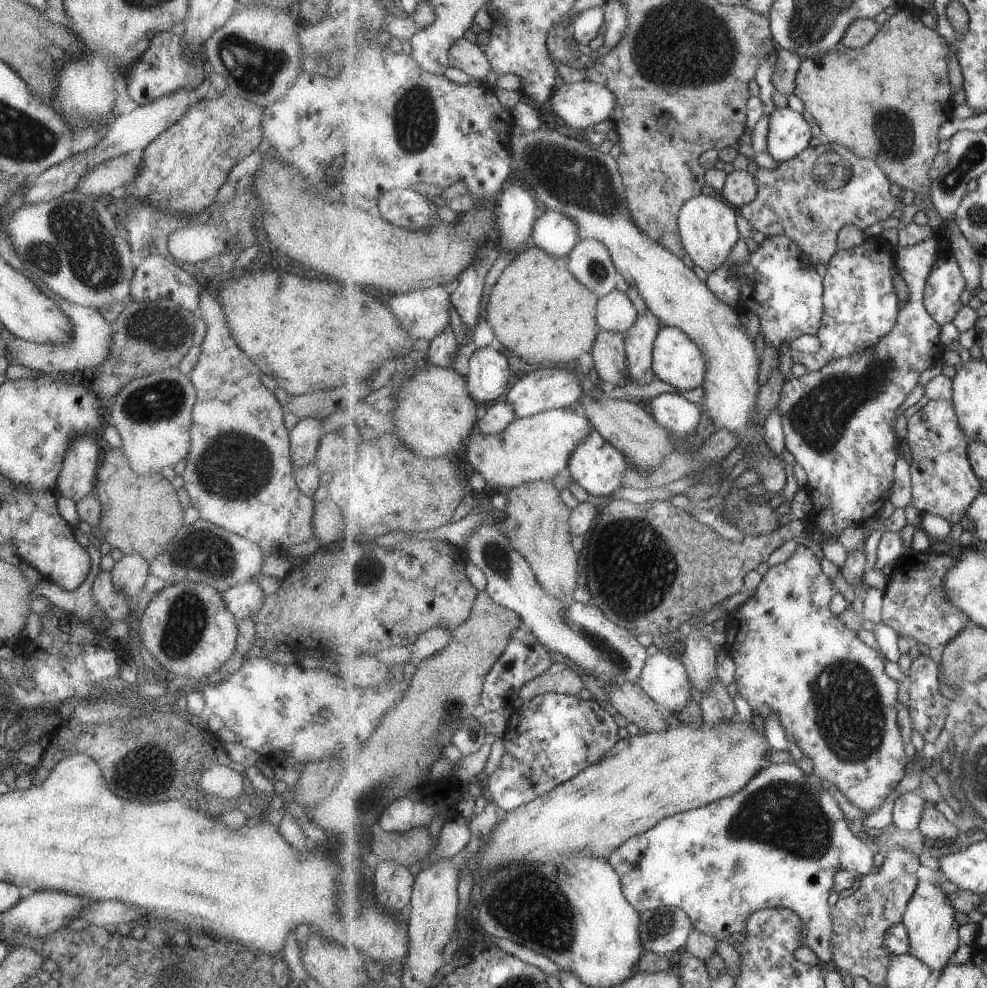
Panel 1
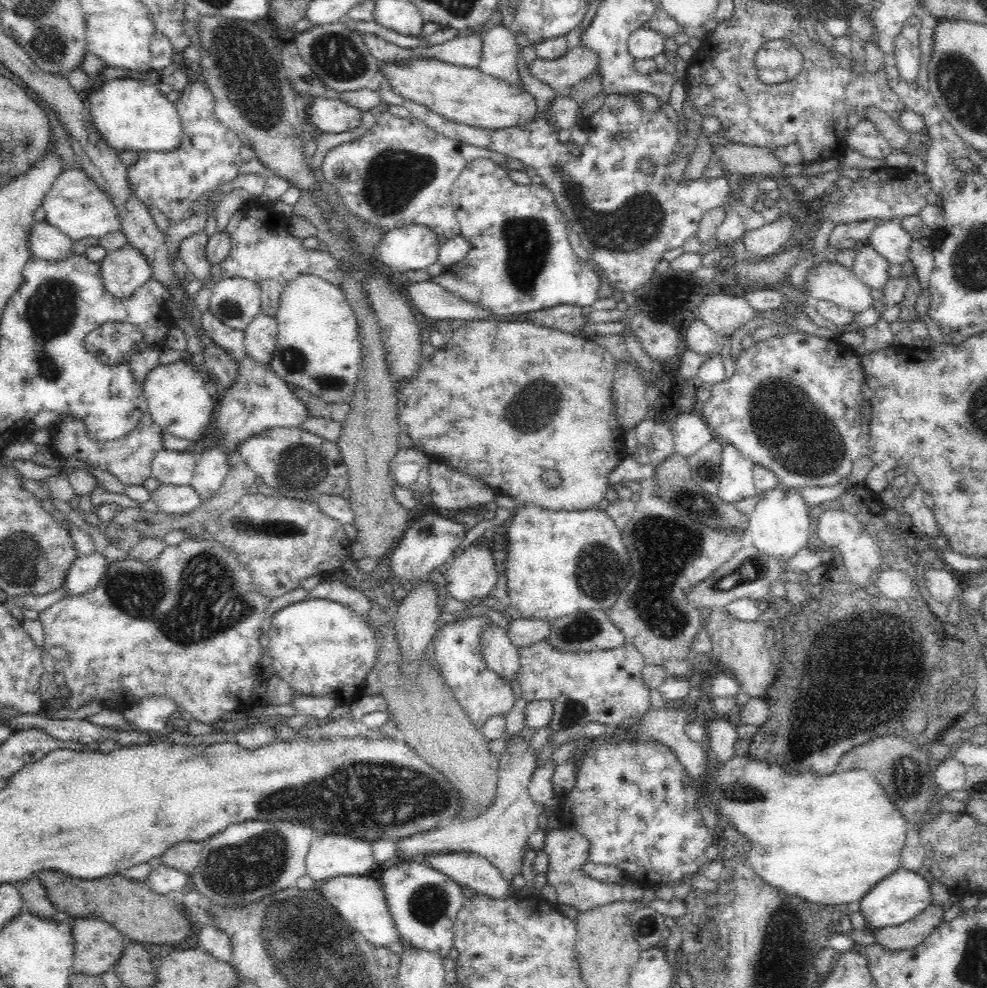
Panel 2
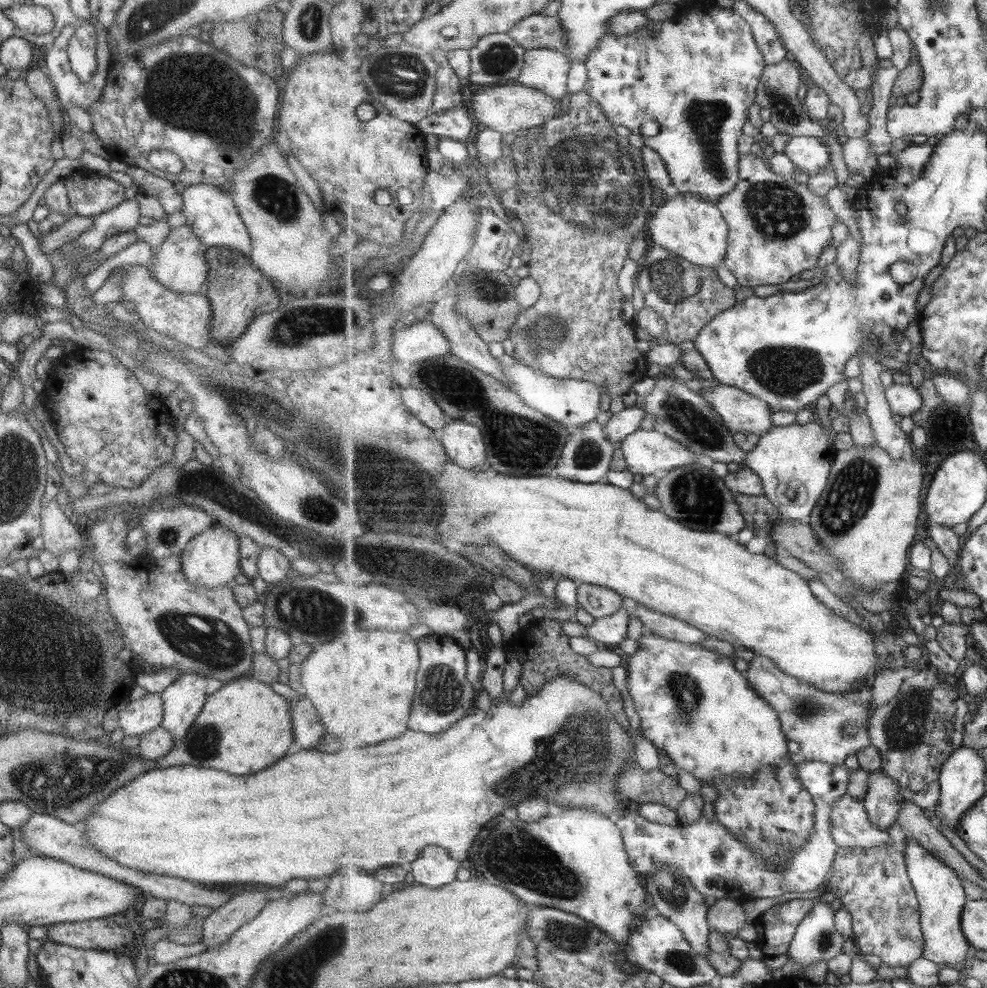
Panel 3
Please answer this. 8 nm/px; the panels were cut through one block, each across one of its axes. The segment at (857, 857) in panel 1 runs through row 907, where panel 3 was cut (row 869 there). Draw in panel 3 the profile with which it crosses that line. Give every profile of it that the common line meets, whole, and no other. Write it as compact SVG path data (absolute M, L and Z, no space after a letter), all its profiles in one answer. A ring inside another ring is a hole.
M804 761L798 766L800 770L800 778L804 782L806 789L813 795L815 802L817 803L817 816L816 827L814 827L814 833L810 835L808 843L802 845L800 849L796 849L790 858L790 867L778 867L778 869L772 869L768 865L768 859L762 857L760 853L752 851L750 845L746 846L744 841L740 841L736 833L730 831L728 827L718 815L715 814L715 804L719 800L719 789L714 783L704 784L704 796L706 800L709 800L708 811L704 814L704 817L694 823L694 825L684 825L680 822L678 825L662 824L660 822L652 822L650 819L642 816L642 813L625 812L625 814L618 815L616 818L618 826L622 829L625 836L626 846L629 849L632 864L640 876L642 876L642 884L644 888L648 889L648 876L650 874L663 874L660 870L664 868L676 868L676 870L682 870L690 882L705 894L705 896L716 896L717 900L734 899L742 902L744 898L746 900L756 900L756 898L778 898L782 894L788 894L788 892L796 892L796 894L806 894L806 892L814 892L814 890L820 890L820 886L824 884L824 880L828 876L833 874L833 868L836 863L836 856L839 852L839 844L836 844L836 838L833 834L834 830L834 813L833 804L840 798L848 795L848 788L850 788L850 782L852 782L852 770L845 765L828 764L824 761Z

